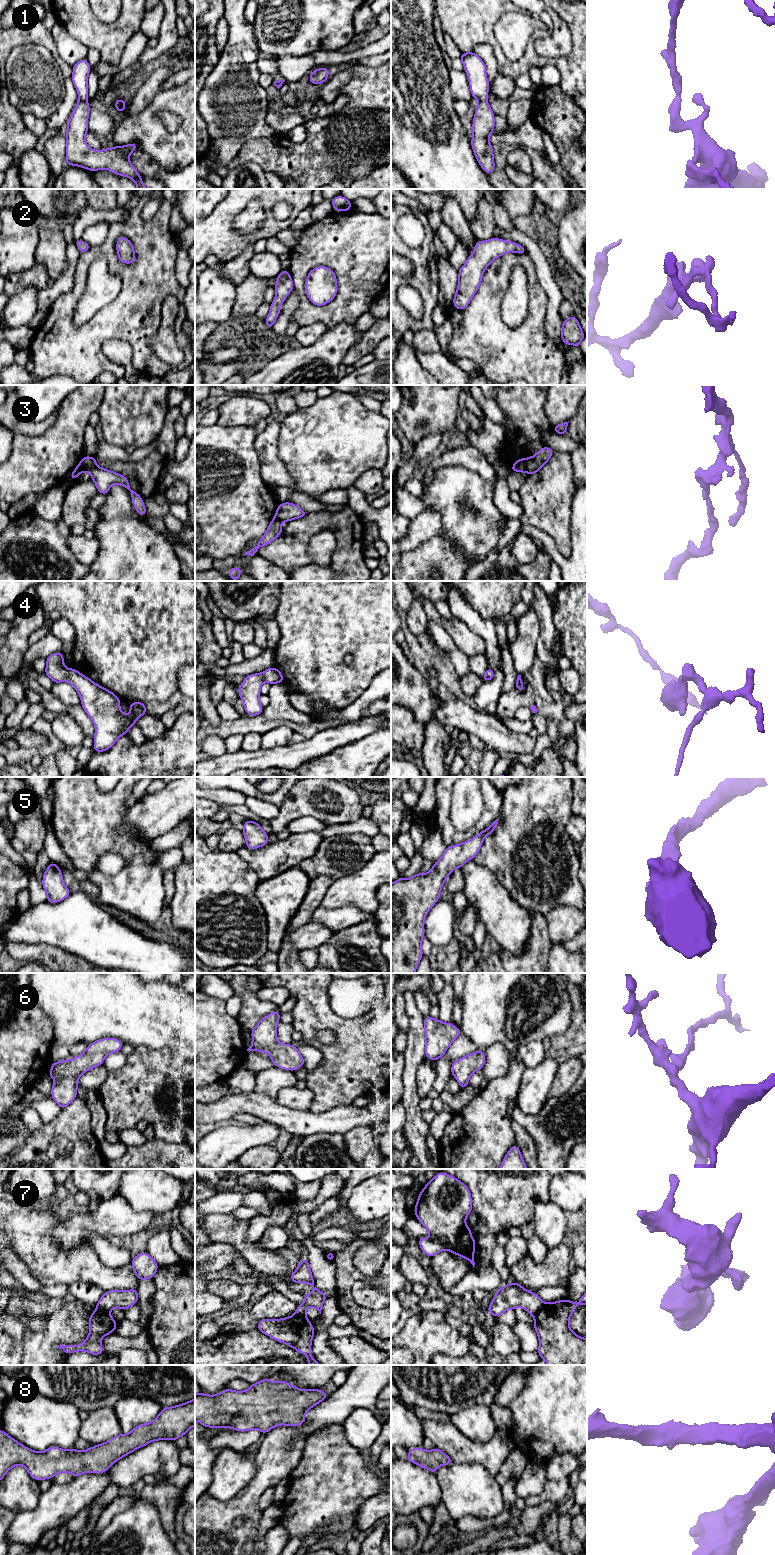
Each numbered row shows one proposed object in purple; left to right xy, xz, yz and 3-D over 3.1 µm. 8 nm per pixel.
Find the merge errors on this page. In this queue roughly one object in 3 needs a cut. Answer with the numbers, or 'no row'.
3, 7

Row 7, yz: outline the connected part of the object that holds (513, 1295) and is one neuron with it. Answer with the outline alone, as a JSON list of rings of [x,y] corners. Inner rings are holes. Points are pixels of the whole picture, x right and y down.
[[[513,1282],[506,1284],[505,1287],[501,1287],[495,1292],[487,1312],[498,1318],[506,1310],[515,1310],[517,1307],[521,1307],[535,1316],[543,1304],[543,1300],[537,1294]]]

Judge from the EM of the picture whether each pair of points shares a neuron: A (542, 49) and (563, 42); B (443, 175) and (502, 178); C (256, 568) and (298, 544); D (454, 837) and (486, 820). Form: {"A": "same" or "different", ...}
{"A": "same", "B": "different", "C": "different", "D": "same"}

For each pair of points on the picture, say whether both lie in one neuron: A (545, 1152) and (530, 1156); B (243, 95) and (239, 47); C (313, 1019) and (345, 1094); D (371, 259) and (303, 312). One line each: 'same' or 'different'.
A: different
B: same
C: same
D: same

